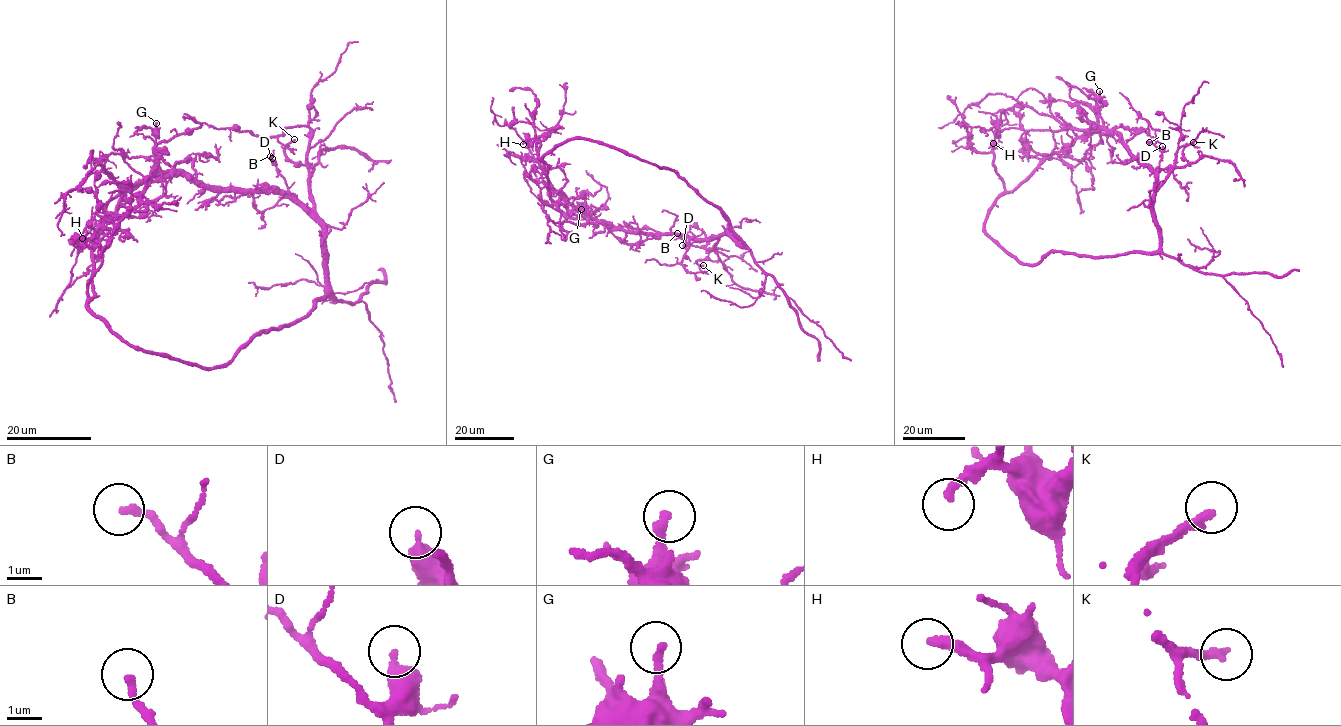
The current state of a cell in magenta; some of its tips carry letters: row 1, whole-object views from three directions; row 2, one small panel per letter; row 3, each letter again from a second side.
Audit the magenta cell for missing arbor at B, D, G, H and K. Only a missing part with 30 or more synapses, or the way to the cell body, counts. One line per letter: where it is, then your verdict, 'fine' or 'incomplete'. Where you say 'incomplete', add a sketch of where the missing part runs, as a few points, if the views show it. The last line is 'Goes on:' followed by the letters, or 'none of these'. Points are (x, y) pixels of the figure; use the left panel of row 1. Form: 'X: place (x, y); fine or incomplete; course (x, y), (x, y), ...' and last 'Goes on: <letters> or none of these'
B: place (270, 156); fine
D: place (272, 158); fine
G: place (156, 123); fine
H: place (82, 238); fine
K: place (294, 139); fine
Goes on: none of these

